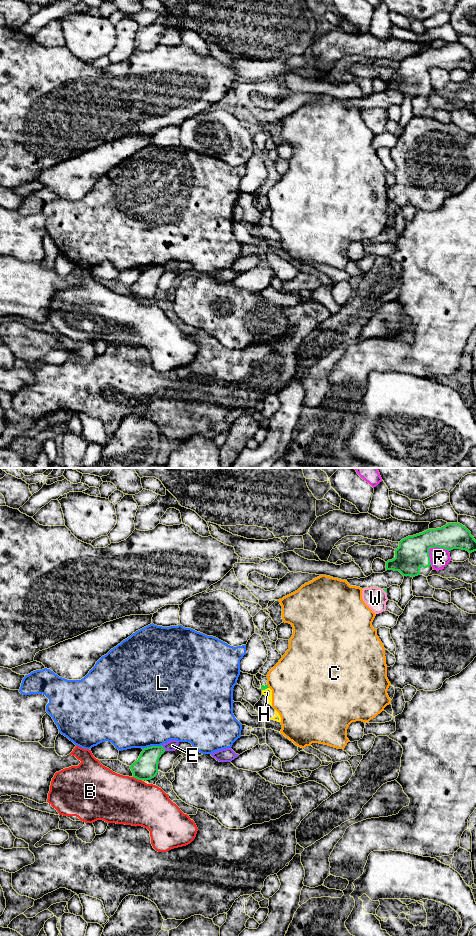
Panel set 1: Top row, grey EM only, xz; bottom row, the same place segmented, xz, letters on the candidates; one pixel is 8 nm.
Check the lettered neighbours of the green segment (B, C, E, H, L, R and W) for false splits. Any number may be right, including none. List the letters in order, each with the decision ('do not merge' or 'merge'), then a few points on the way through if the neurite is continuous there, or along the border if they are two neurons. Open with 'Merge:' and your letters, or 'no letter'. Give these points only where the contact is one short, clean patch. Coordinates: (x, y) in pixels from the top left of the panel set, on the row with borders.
Merge: no letter
B: do not merge
C: do not merge
E: do not merge; border along xz (161, 745), (165, 750)
H: do not merge; border along xz (268, 687), (262, 690)
L: do not merge; border along xz (161, 744), (147, 746), (143, 749)
R: do not merge; border along xz (448, 550), (442, 547), (431, 547), (429, 549), (430, 564)
W: do not merge; border along xz (382, 589), (386, 593)

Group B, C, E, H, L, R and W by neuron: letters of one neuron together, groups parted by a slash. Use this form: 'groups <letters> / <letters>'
groups B / C / E / H / L / R / W

